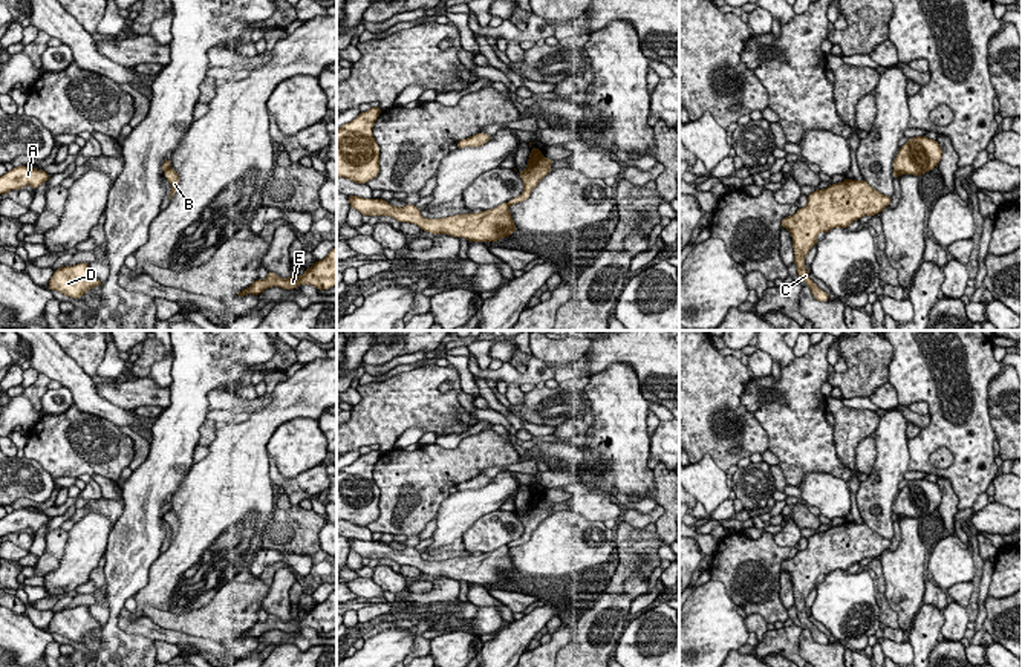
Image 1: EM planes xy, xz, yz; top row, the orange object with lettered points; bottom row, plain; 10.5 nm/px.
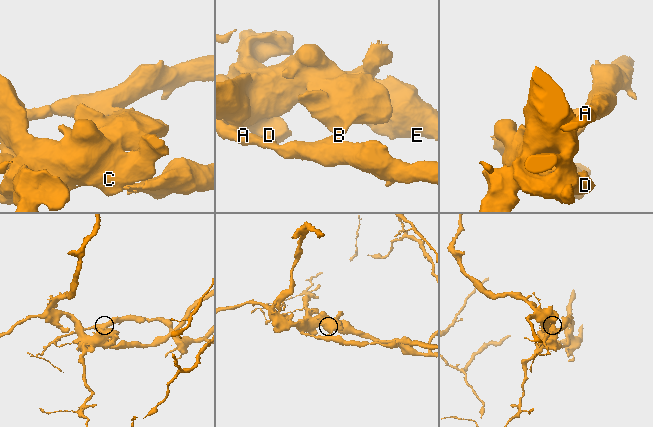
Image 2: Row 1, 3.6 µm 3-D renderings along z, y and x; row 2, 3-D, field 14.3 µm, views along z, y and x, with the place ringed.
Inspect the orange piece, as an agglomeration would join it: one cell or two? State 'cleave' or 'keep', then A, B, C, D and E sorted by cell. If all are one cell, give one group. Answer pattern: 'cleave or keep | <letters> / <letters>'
cleave | A / B C D E

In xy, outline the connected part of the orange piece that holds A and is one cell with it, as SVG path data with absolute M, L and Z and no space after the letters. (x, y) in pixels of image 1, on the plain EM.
M26 508L14 509L0 519L0 538L9 535L11 532L20 532L31 528L37 532L41 526L50 522L50 517L44 512L29 511Z

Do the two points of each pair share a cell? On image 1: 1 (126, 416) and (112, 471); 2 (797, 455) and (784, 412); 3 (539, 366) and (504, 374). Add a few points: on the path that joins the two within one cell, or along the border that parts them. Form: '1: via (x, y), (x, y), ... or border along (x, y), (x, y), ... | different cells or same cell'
1: border along (84, 412), (100, 415), (118, 427) | different cells
2: via (797, 444), (794, 422) | same cell
3: via (530, 375), (513, 377) | same cell

